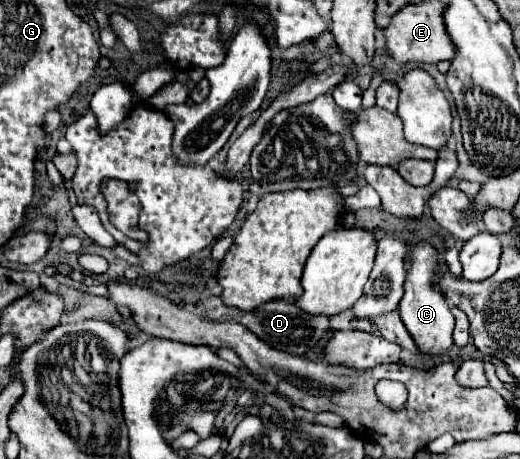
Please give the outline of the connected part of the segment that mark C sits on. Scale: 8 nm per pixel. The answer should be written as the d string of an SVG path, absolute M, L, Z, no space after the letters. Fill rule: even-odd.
M417 244L411 248L411 260L409 260L409 270L407 270L407 282L405 282L405 296L399 302L399 312L401 320L415 340L419 352L429 354L431 358L439 358L449 352L453 344L453 324L455 318L447 306L445 296L433 288L433 278L437 276L437 250L429 244Z

